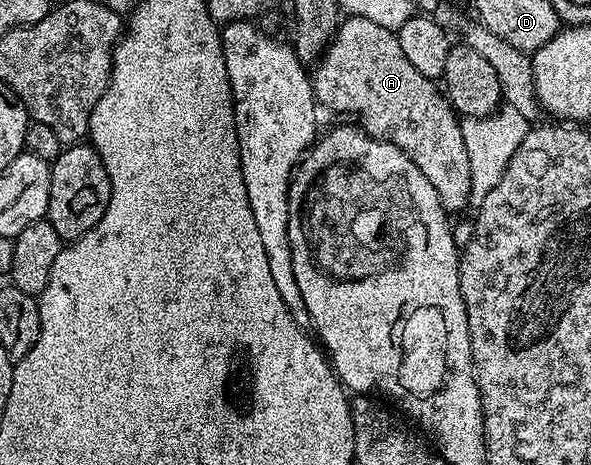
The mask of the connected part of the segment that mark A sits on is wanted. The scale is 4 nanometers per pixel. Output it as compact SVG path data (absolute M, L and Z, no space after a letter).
M346 16L339 23L338 32L327 46L322 59L313 65L312 83L314 99L323 109L362 112L357 120L362 131L377 140L395 144L401 152L408 154L408 158L420 166L420 174L432 182L432 190L436 190L447 213L462 212L472 204L472 172L468 170L468 150L464 150L460 117L446 99L443 89L435 81L424 78L424 74L420 74L412 67L412 62L408 62L404 50L400 50L397 35L391 29L376 26L376 22L368 22L368 18Z

